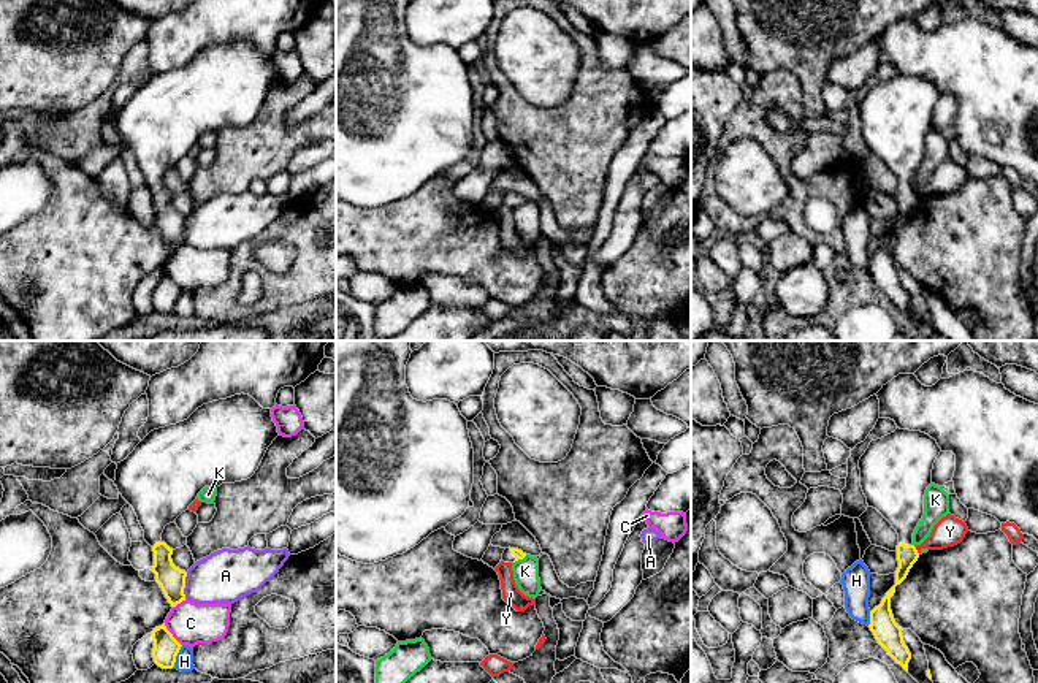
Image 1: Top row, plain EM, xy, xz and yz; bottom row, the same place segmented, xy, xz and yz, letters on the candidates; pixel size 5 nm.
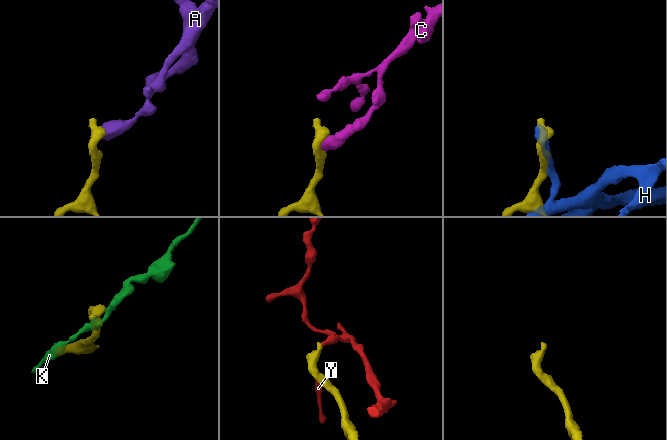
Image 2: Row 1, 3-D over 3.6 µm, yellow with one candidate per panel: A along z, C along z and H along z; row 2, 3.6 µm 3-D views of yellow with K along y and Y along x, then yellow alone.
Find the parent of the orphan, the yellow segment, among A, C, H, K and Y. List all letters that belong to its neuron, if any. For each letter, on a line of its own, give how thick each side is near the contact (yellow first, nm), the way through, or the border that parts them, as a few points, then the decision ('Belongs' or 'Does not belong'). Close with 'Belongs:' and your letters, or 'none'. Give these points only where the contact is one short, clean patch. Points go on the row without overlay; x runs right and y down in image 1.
A: Thickness 140 nm (yellow) against 280 nm. Boundary: xy (187, 217), (184, 243). Does not belong
C: Thickness 130 nm (yellow) against 220 nm. Boundary: xy (164, 268), (181, 290). Does not belong
H: Thickness 130 nm (yellow) against 100 nm. Does not belong
K: Thickness 50 nm (yellow) against 130 nm. Boundary: xz (526, 200), (514, 208). Does not belong
Y: Thickness 110 nm (yellow) against 150 nm. Boundary: yz (913, 190), (919, 198). Does not belong
Belongs: none

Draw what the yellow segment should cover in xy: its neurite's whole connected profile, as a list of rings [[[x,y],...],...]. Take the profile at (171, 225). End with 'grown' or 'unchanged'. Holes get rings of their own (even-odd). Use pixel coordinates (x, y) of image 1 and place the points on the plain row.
[[[241,38],[203,49],[187,65],[151,76],[124,106],[117,108],[114,130],[133,152],[144,185],[152,192],[151,216],[171,252],[185,246],[187,217],[173,209],[173,193],[162,185],[165,171],[176,166],[204,132],[217,133],[222,128],[250,124],[277,81],[271,54],[263,54],[252,41]]] | grown

